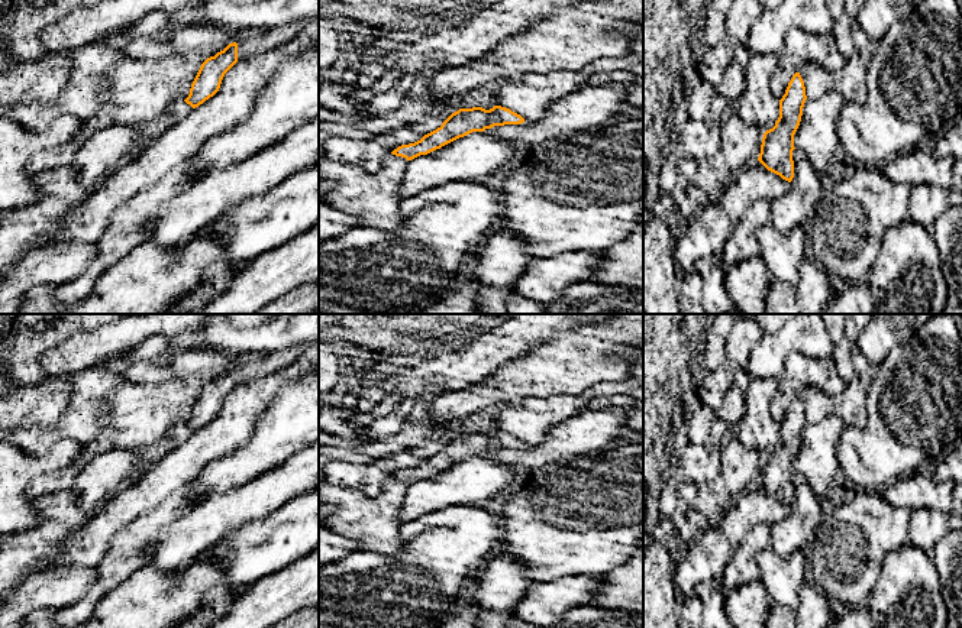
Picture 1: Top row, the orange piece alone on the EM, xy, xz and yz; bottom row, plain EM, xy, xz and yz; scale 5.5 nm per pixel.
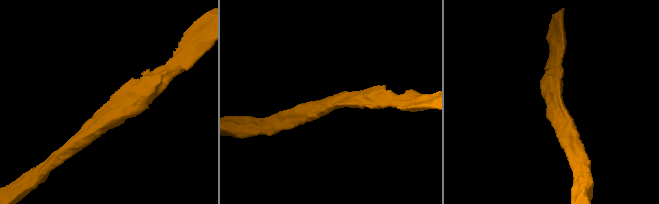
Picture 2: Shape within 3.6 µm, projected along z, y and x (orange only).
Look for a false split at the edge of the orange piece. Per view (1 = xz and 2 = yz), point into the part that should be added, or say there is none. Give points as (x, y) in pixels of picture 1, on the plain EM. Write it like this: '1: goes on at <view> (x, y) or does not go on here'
1: does not go on here
2: does not go on here

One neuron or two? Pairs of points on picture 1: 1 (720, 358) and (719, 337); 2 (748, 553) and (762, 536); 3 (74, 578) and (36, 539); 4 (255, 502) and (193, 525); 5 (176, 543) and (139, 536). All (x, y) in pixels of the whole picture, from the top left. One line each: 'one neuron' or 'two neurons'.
1: one neuron
2: one neuron
3: two neurons
4: one neuron
5: two neurons

